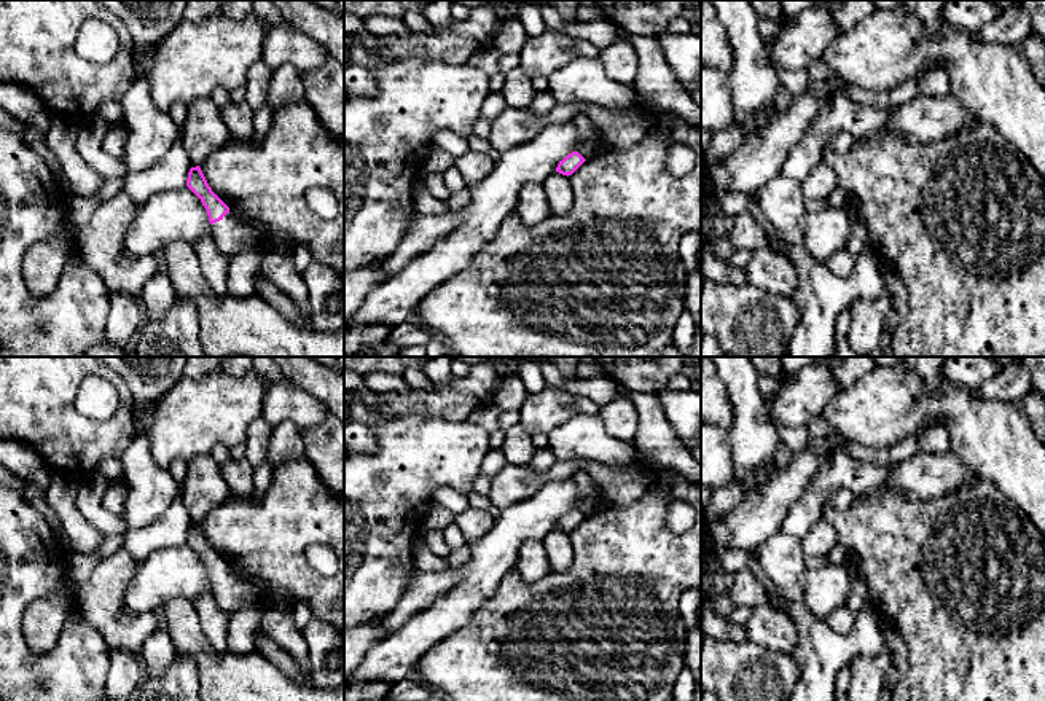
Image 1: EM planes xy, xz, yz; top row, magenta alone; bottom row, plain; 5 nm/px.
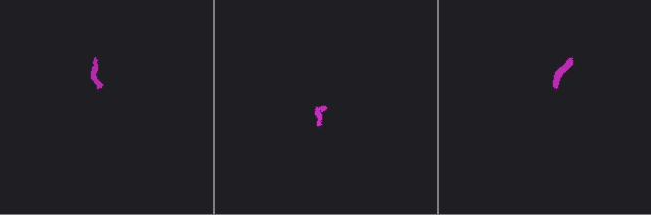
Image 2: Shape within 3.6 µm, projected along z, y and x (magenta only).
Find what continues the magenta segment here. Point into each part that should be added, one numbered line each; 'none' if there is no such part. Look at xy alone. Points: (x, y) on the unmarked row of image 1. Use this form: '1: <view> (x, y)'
1: xy (231, 591)

